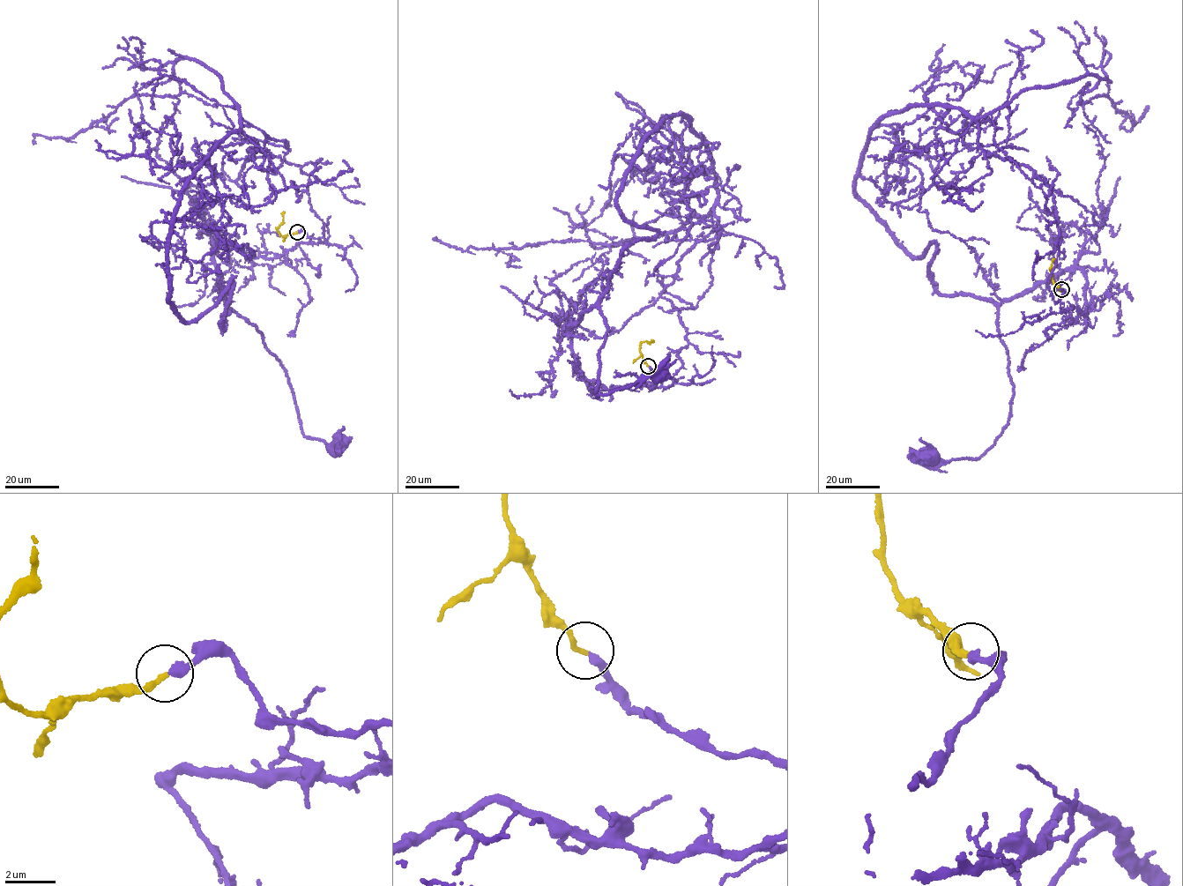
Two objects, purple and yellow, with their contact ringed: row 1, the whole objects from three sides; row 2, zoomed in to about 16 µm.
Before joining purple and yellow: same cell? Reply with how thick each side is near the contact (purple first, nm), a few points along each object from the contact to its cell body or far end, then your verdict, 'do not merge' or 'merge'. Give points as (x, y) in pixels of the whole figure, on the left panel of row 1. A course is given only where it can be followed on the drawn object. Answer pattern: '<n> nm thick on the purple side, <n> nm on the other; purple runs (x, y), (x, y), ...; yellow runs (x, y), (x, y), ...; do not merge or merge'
320 nm thick on the purple side, 200 nm on the other; purple runs (297, 233), (308, 174), (229, 134), (168, 300), (231, 278), (221, 326), (341, 440); yellow runs (297, 232), (284, 236), (279, 234), (278, 227), (282, 221), (283, 212); merge

